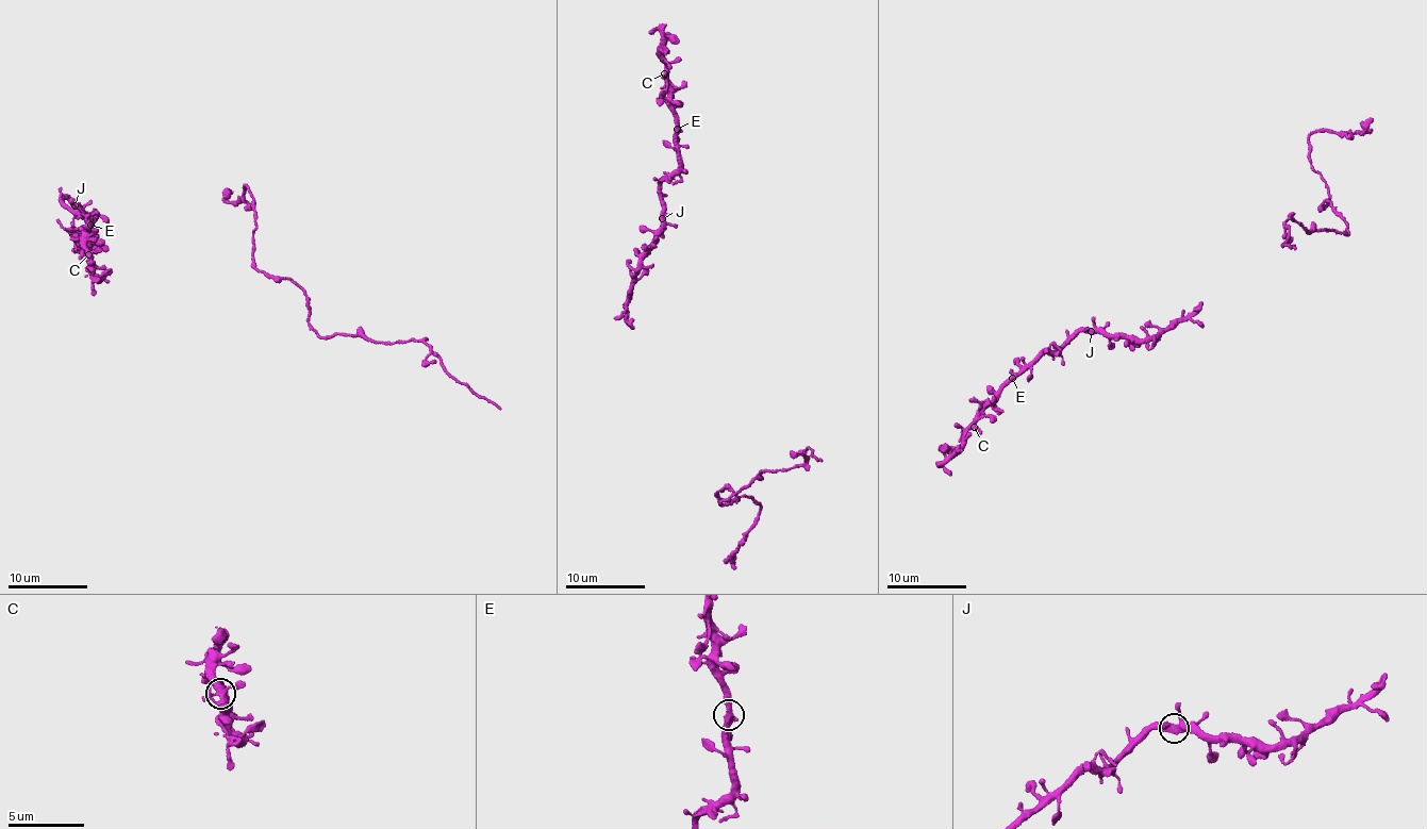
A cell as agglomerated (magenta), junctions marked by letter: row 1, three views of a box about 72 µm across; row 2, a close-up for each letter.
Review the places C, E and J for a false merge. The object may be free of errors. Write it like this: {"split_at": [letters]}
{"split_at": []}

